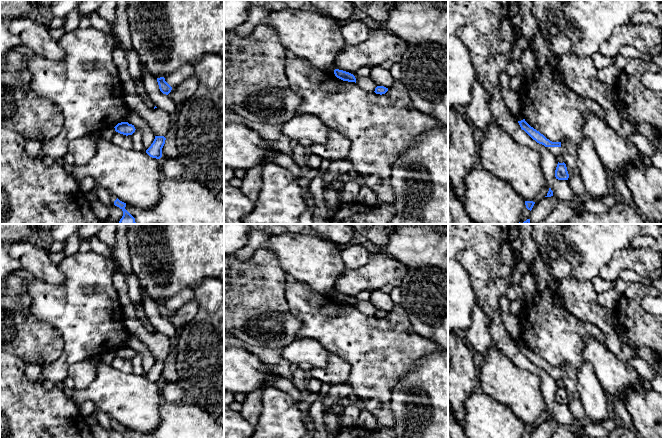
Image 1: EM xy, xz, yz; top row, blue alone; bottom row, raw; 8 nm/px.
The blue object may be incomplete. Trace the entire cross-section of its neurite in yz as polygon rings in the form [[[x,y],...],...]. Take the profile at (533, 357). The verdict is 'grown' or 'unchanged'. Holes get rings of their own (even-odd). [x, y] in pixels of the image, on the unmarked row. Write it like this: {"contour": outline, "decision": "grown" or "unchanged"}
{"contour": [[[525,343],[518,345],[522,354],[524,354],[537,367],[544,369],[557,383],[558,388],[555,394],[555,401],[558,404],[568,404],[569,398],[561,372],[561,366],[552,366],[539,355],[531,351]]], "decision": "grown"}

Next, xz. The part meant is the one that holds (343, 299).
{"contour": [[[335,293],[334,298],[337,302],[339,302],[343,305],[355,306],[356,307],[355,300],[353,298],[349,297],[349,296],[339,294],[339,293]]], "decision": "unchanged"}

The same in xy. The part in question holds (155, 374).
{"contour": [[[155,360],[153,367],[146,374],[146,377],[152,382],[160,383],[162,381],[162,372],[165,364],[166,362],[164,360]]], "decision": "unchanged"}

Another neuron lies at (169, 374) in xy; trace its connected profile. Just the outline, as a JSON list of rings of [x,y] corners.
[[[170,352],[165,362],[165,368],[162,372],[162,381],[178,383],[179,376],[176,370],[176,353]]]

